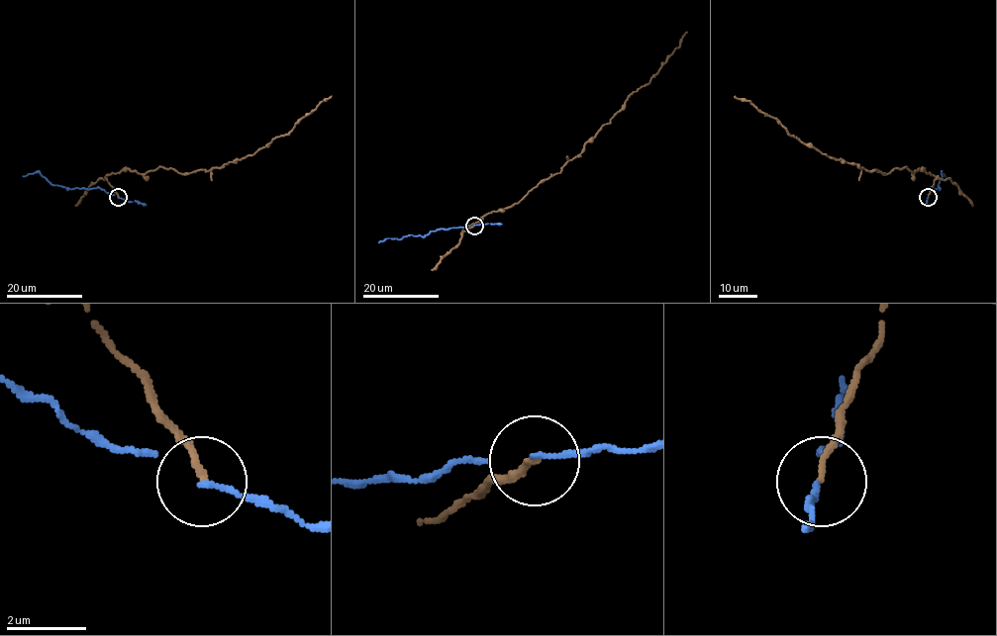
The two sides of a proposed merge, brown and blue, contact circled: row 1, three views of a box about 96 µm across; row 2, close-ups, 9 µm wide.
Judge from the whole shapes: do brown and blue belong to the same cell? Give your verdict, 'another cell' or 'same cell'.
another cell

